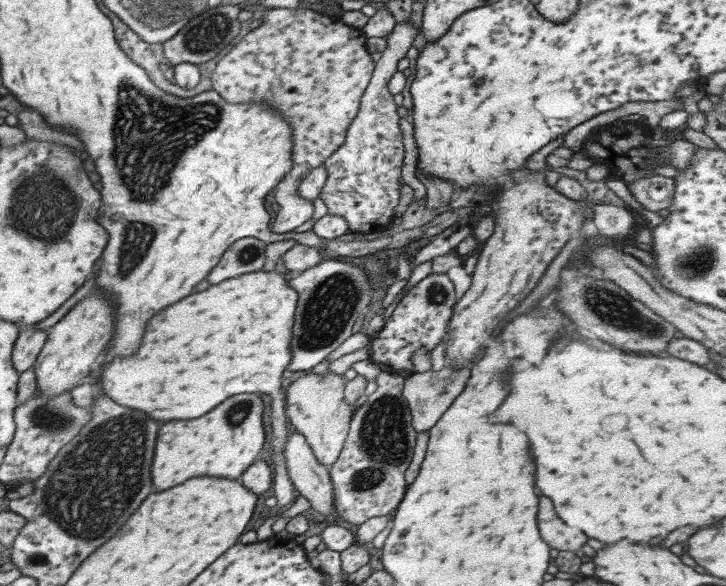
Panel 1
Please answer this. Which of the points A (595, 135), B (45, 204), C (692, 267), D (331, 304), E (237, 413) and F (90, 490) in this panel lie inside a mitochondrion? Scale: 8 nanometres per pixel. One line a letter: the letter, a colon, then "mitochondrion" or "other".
A: other
B: mitochondrion
C: mitochondrion
D: mitochondrion
E: mitochondrion
F: mitochondrion

